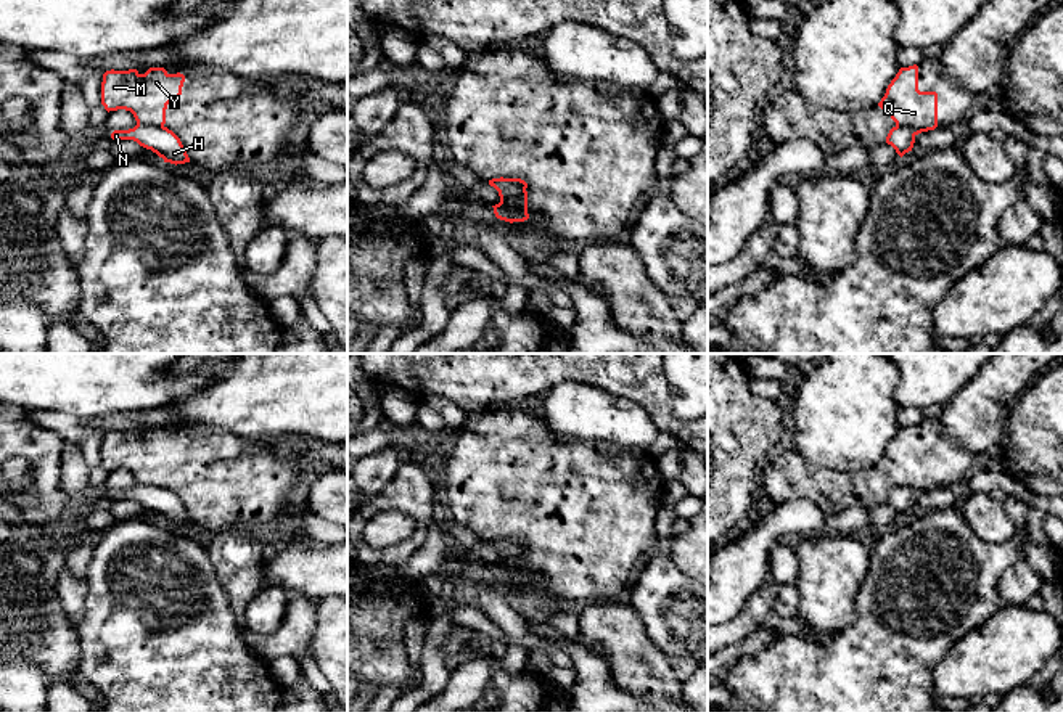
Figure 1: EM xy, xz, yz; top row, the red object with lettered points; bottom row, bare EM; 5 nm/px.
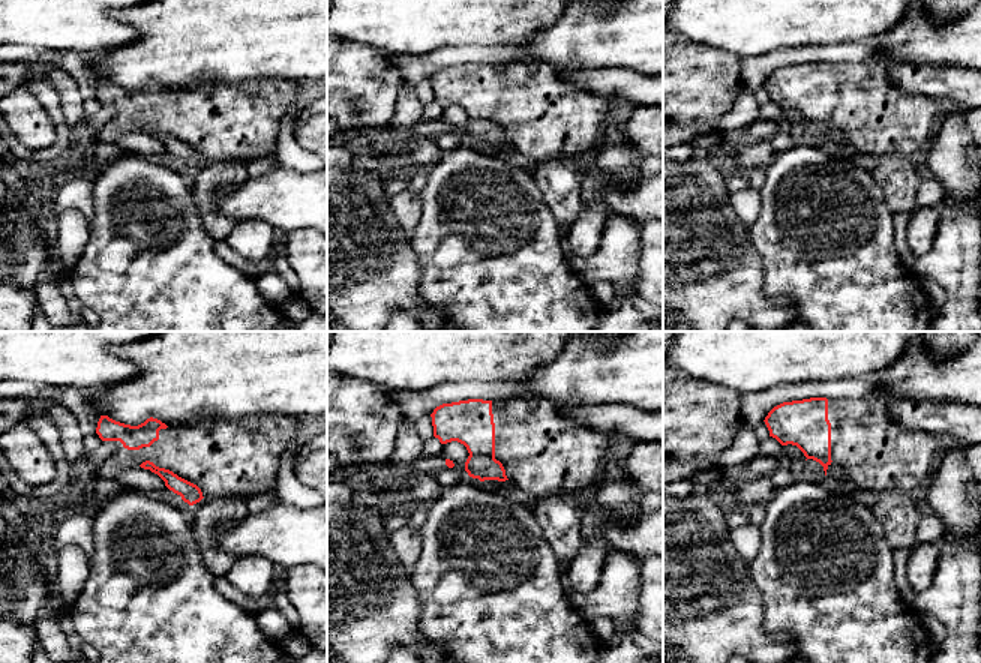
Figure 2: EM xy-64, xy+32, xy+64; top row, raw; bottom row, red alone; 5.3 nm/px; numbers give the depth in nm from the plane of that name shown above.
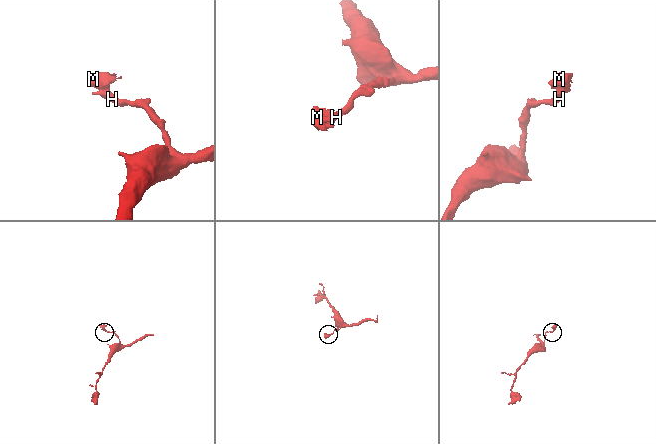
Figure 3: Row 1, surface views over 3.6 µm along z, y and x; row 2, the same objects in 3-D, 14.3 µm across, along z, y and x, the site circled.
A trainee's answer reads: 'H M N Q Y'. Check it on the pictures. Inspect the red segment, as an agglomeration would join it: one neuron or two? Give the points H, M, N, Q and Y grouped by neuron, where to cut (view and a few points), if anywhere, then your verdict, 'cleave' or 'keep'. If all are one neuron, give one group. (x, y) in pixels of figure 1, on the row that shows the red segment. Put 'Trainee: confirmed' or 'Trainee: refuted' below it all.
H N / M Q Y; cut in xy along (137, 122), (163, 127); cleave
Trainee: refuted

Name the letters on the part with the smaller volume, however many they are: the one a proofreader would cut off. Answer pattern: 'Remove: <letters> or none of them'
Remove: M, Q, Y

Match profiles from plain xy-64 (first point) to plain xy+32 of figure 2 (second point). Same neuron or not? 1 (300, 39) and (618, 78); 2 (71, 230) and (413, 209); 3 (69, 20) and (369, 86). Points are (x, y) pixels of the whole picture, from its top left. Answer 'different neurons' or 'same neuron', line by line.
1: different neurons
2: same neuron
3: different neurons

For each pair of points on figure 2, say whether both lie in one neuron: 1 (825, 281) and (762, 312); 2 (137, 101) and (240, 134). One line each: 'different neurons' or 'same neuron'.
1: different neurons
2: same neuron

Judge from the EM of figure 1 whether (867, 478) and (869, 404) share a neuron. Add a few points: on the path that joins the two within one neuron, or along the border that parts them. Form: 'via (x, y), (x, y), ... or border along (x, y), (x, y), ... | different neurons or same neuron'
border along (872, 466), (861, 468), (856, 473) | different neurons

